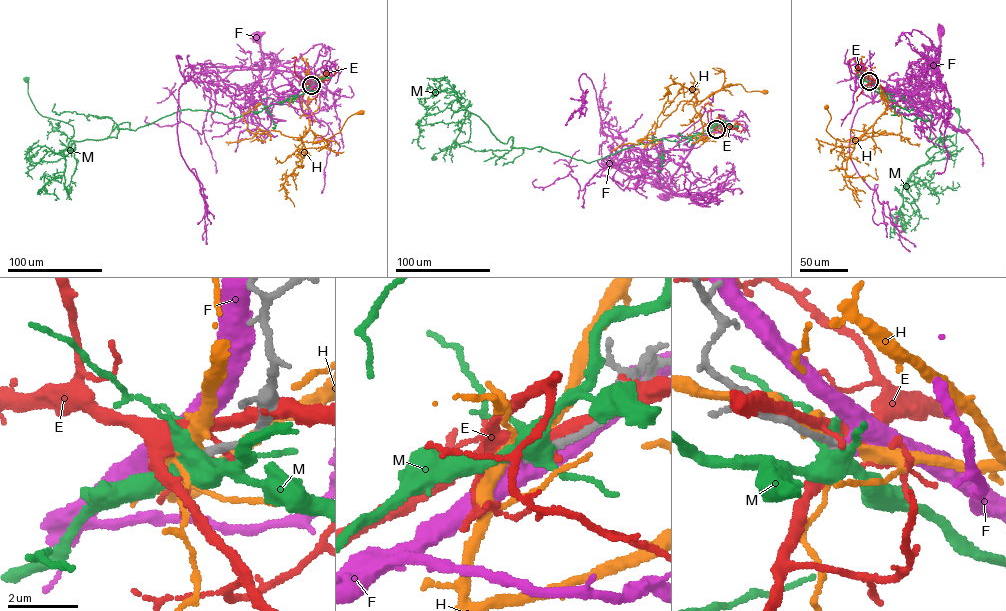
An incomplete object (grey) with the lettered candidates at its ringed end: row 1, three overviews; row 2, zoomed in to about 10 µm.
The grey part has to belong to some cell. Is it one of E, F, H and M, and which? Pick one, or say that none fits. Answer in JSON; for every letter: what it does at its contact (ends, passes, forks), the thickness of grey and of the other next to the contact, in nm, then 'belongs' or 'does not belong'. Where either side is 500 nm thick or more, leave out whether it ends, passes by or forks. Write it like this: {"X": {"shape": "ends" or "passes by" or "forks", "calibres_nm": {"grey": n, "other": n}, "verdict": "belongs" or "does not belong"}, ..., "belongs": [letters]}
{"E": {"shape": "passes by", "calibres_nm": {"grey": 280, "other": 240}, "verdict": "does not belong"}, "F": {"shape": "ends", "calibres_nm": {"grey": 240, "other": 280}, "verdict": "does not belong"}, "H": {"shape": "forks", "calibres_nm": {"grey": 240, "other": 240}, "verdict": "does not belong"}, "M": {"shape": "forks", "calibres_nm": {"grey": 240, "other": 480}, "verdict": "does not belong"}, "belongs": []}

